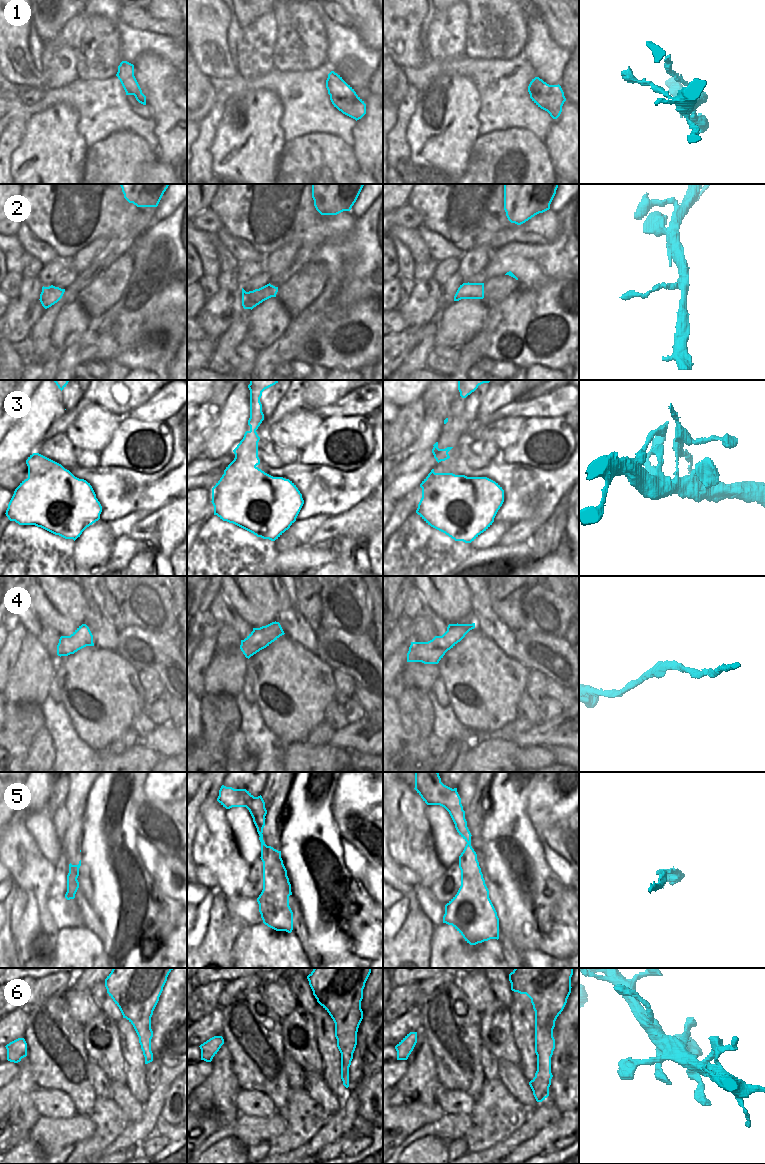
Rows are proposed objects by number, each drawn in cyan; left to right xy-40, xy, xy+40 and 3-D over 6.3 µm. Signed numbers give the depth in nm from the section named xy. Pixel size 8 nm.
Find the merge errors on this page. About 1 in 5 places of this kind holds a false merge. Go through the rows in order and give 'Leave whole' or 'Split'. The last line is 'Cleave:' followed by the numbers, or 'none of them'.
1: Split
2: Leave whole
3: Split
4: Leave whole
5: Leave whole
6: Leave whole
Cleave: 1, 3

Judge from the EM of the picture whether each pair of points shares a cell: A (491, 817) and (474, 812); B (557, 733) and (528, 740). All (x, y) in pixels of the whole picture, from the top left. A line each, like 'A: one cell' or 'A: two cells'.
A: two cells
B: one cell

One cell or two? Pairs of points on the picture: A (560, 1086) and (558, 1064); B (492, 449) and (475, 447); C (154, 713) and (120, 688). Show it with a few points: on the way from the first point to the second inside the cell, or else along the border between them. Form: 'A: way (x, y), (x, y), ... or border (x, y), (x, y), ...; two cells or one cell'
A: border (568, 1060), (553, 1076); two cells
B: way (488, 449), (479, 448); one cell
C: border (147, 706), (144, 711); two cells

